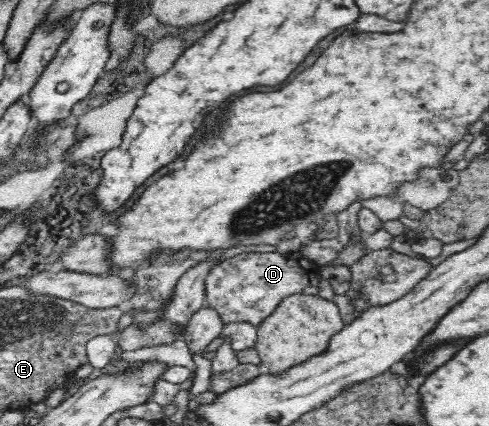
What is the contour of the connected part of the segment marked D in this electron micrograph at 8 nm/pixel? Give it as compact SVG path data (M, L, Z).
M242 252L211 267L205 279L205 303L216 311L225 325L228 323L249 323L258 327L264 319L276 311L282 299L290 295L318 295L319 284L323 283L319 266L303 257L302 253L279 254L270 252Z

